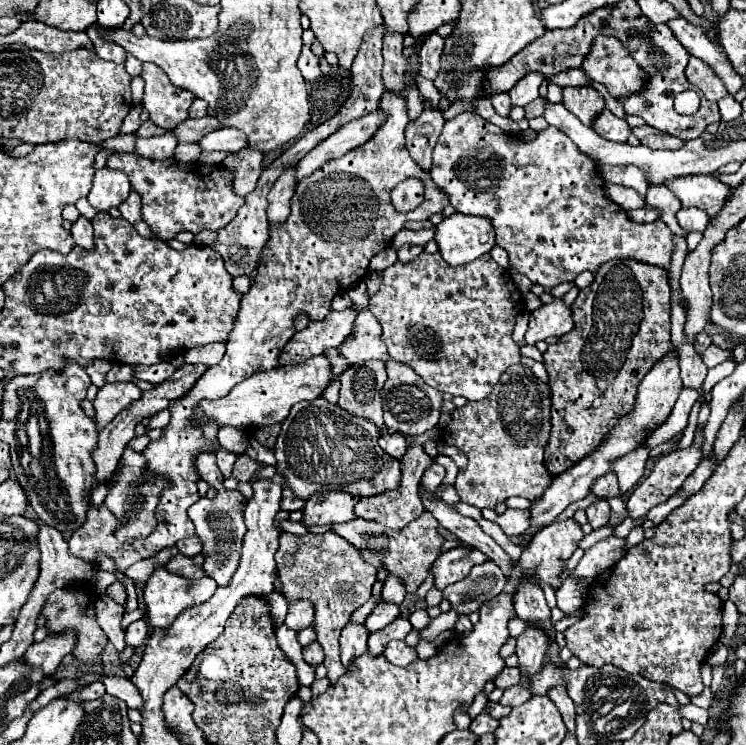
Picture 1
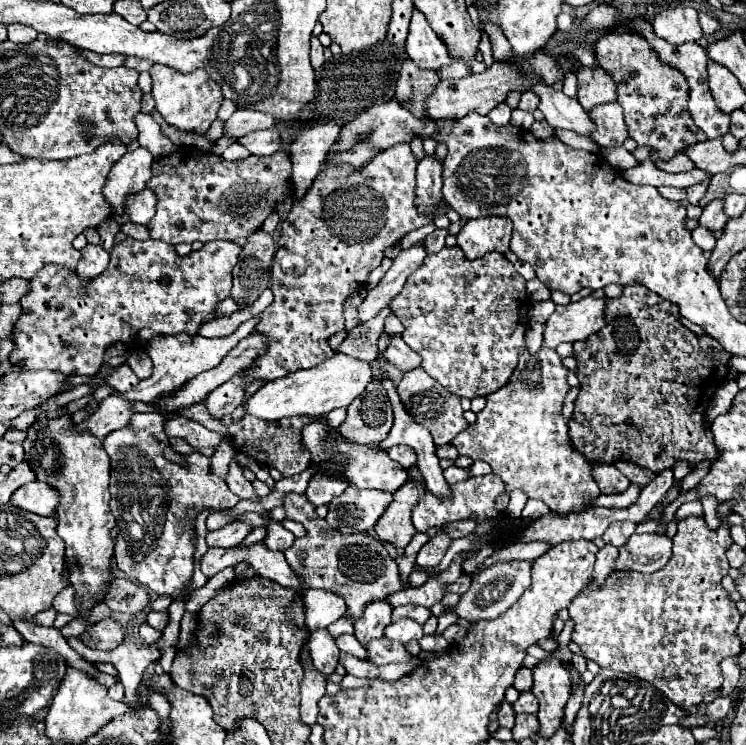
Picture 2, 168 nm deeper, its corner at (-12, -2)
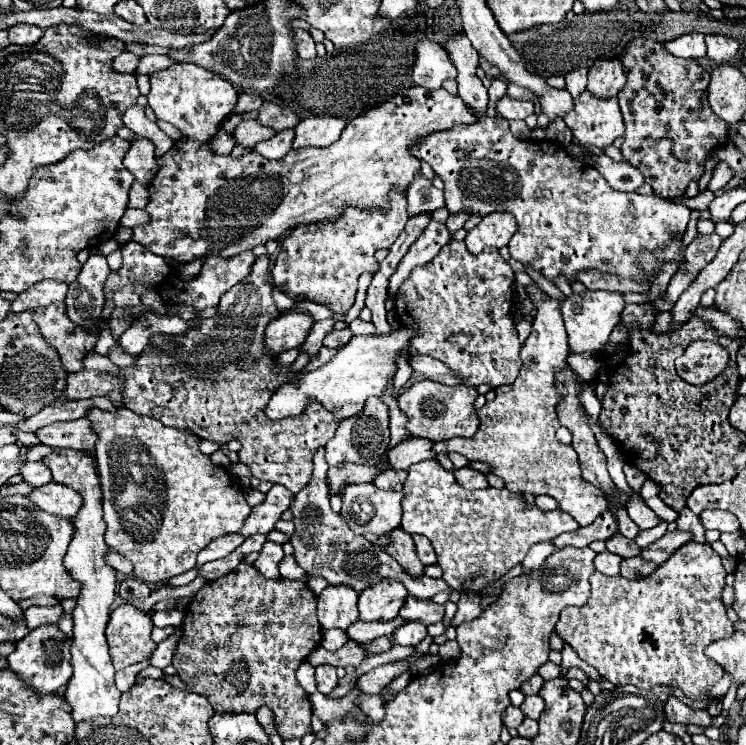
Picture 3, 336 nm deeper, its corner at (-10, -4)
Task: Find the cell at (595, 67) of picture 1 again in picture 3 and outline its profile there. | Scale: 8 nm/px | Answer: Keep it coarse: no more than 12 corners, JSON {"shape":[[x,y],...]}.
{"shape":[[634,38],[618,56],[622,154],[662,198],[728,136],[710,74]]}

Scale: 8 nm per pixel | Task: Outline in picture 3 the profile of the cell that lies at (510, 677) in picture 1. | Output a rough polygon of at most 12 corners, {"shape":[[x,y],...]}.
{"shape":[[538,674],[520,686],[522,694],[536,694],[544,680]]}

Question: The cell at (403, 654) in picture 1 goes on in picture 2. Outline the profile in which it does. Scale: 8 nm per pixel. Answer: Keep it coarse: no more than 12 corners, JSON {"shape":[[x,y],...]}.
{"shape":[[386,636],[368,642],[368,660],[376,666],[408,662],[412,656]]}

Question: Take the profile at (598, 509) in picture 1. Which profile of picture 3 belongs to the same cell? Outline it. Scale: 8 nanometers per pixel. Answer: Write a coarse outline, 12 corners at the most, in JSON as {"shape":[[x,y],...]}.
{"shape":[[620,532],[606,540],[606,548],[622,558],[638,556],[638,544]]}

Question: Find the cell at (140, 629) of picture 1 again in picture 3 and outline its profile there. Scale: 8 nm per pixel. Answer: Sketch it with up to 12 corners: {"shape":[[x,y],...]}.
{"shape":[[162,610],[152,614],[156,628],[182,626],[184,612]]}

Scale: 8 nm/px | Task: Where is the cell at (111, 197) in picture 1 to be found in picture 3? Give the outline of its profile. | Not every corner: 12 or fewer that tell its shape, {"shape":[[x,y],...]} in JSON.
{"shape":[[136,138],[124,158],[126,170],[142,184],[158,172],[154,144]]}

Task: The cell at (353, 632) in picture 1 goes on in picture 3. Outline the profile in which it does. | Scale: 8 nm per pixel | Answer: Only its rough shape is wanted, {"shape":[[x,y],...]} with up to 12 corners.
{"shape":[[380,580],[358,598],[362,622],[398,616],[408,592],[398,580]]}

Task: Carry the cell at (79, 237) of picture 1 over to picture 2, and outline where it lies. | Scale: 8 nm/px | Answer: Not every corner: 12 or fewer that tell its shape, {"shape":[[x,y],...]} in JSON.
{"shape":[[88,244],[76,266],[78,278],[88,284],[106,270],[110,254]]}

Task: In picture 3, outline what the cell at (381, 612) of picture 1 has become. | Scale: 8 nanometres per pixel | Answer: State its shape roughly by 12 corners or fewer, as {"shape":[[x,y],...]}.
{"shape":[[408,596],[400,608],[404,620],[428,626],[442,620],[444,606]]}

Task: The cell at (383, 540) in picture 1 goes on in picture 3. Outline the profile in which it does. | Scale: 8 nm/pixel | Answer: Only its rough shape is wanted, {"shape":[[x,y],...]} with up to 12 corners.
{"shape":[[414,534],[416,554],[424,566],[436,564],[436,552],[426,536]]}

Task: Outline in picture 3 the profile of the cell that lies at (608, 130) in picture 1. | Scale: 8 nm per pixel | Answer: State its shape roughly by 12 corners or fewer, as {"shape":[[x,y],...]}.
{"shape":[[588,90],[564,122],[580,144],[610,146],[624,136],[618,100]]}

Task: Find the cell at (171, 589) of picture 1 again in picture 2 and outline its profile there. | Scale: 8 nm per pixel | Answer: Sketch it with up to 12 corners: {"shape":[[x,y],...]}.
{"shape":[[164,416],[102,442],[118,568],[158,596],[192,576],[196,516],[240,502]]}

